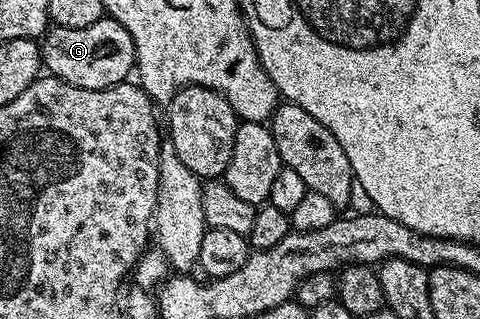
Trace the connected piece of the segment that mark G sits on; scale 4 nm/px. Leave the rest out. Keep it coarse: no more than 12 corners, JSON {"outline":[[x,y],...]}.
{"outline":[[116,18],[52,25],[48,75],[100,90],[128,81],[135,45]]}

